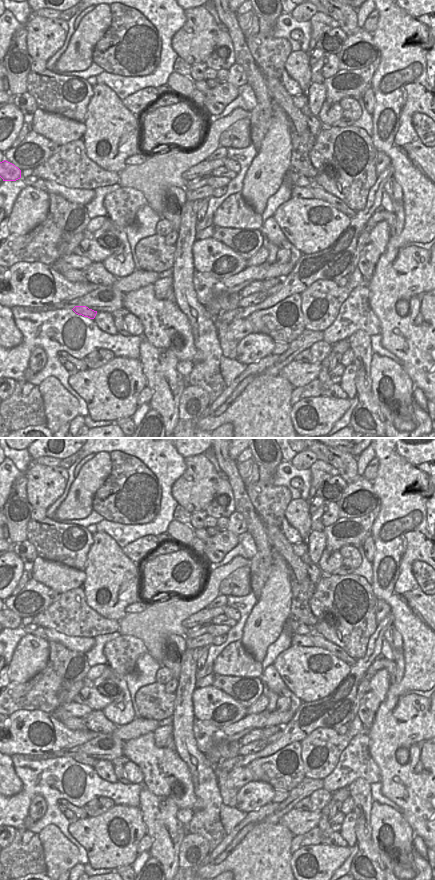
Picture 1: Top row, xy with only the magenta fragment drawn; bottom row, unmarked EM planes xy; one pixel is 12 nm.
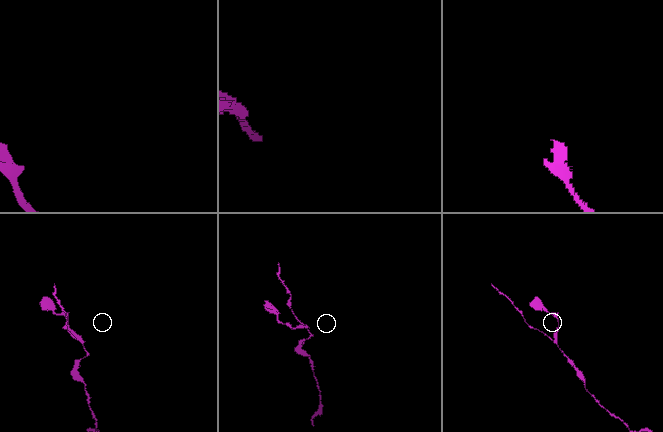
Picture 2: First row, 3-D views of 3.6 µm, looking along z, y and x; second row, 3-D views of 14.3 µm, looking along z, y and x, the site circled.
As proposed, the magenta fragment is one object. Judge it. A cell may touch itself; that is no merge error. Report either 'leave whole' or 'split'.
leave whole

